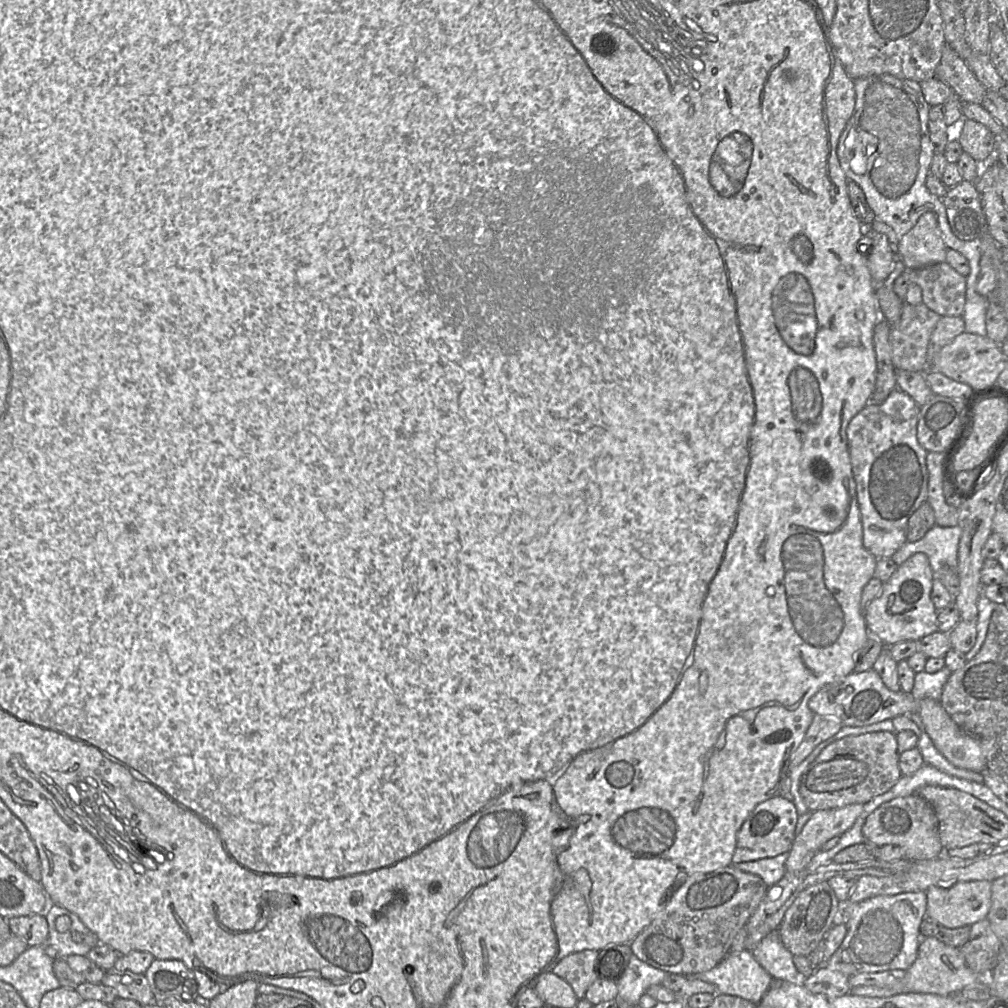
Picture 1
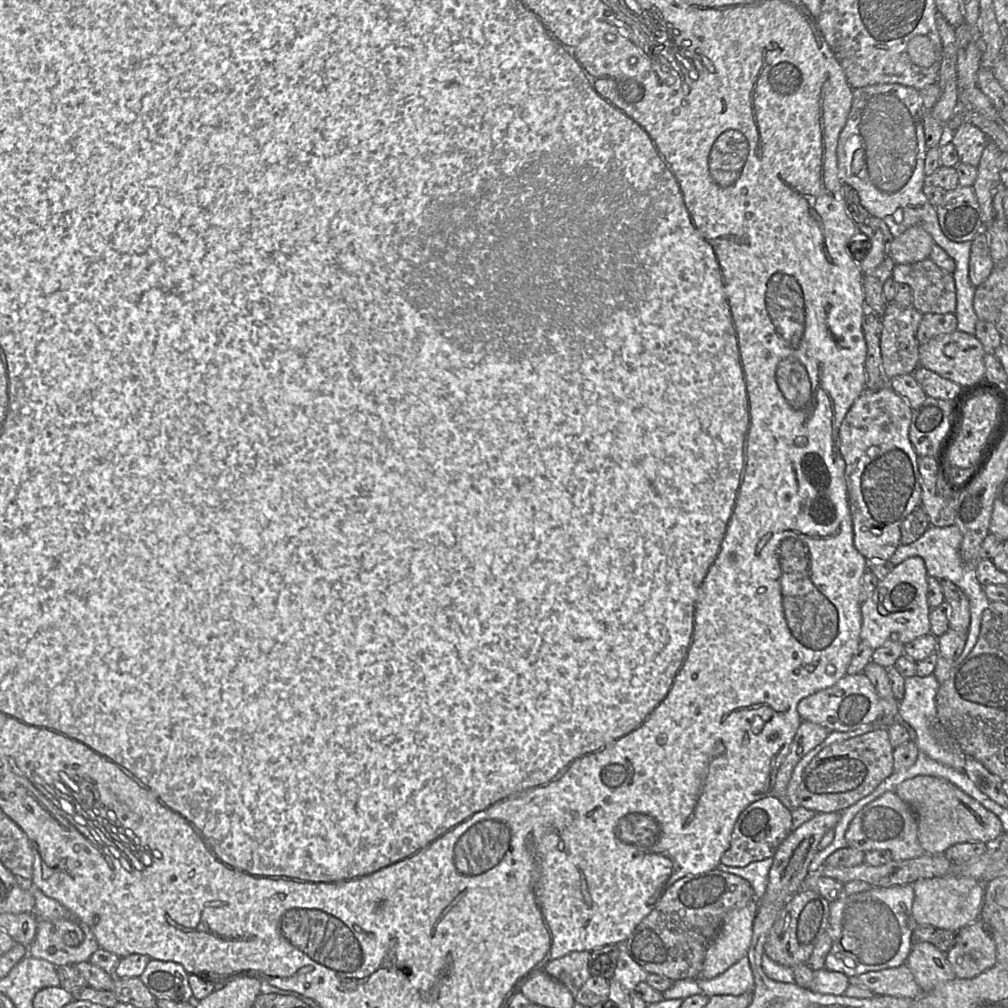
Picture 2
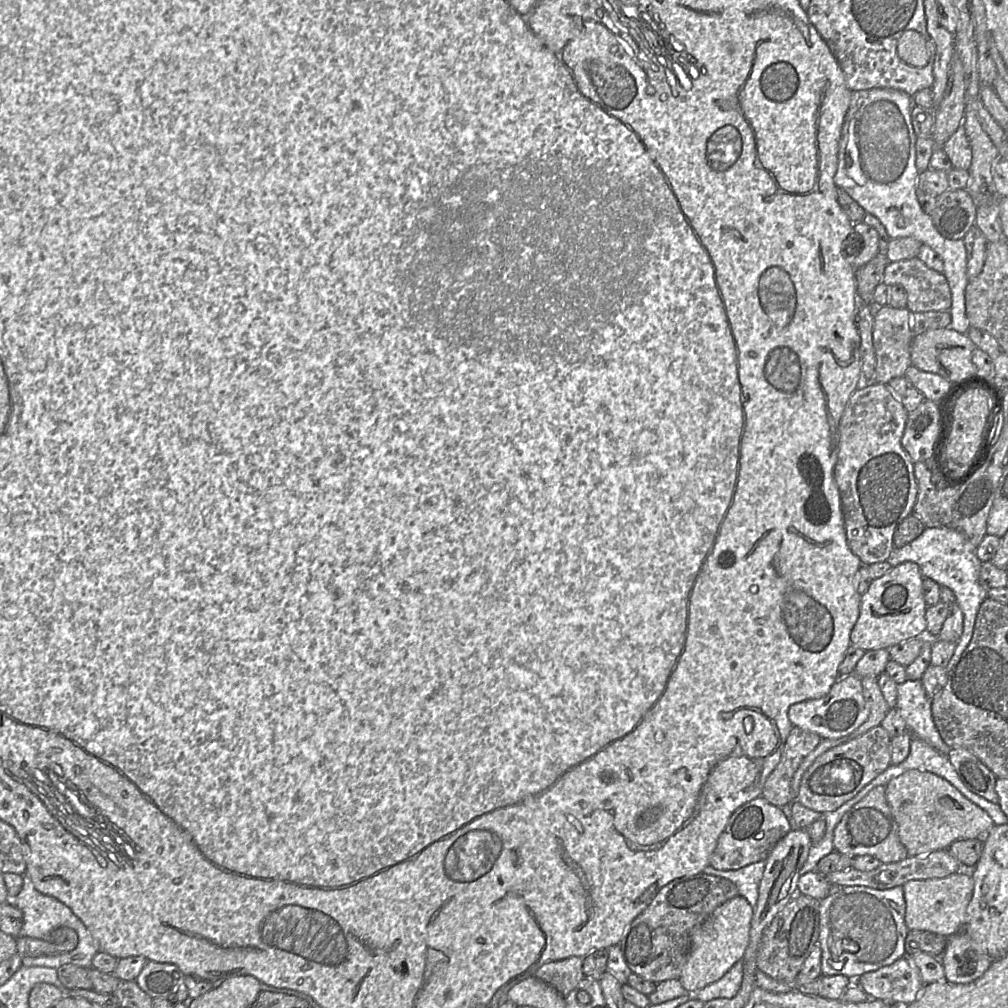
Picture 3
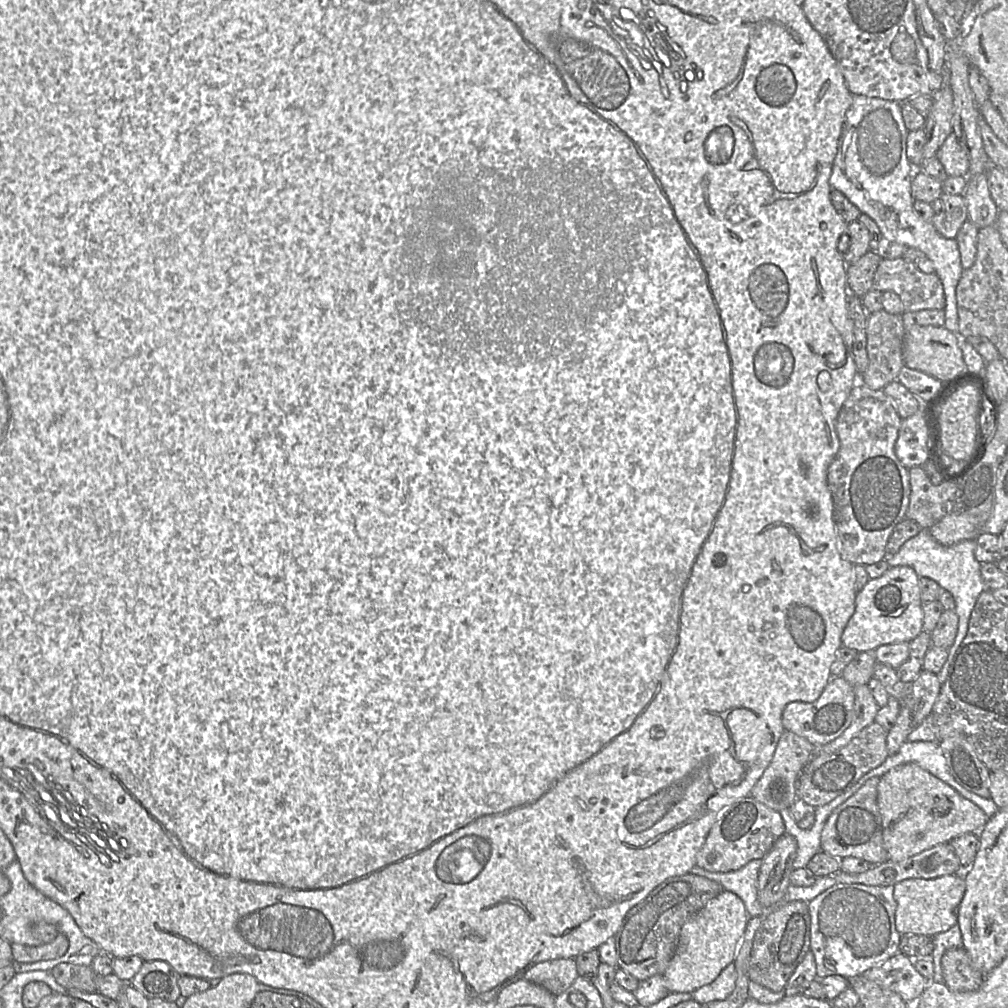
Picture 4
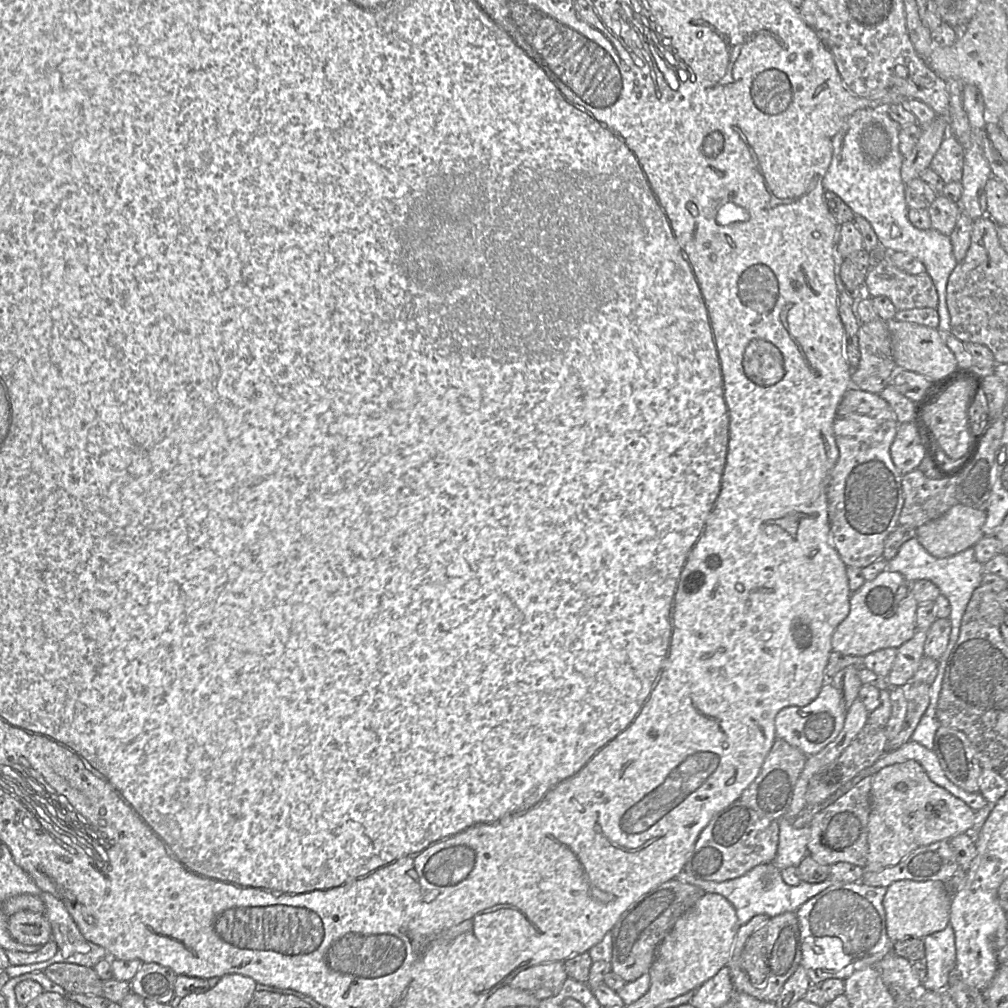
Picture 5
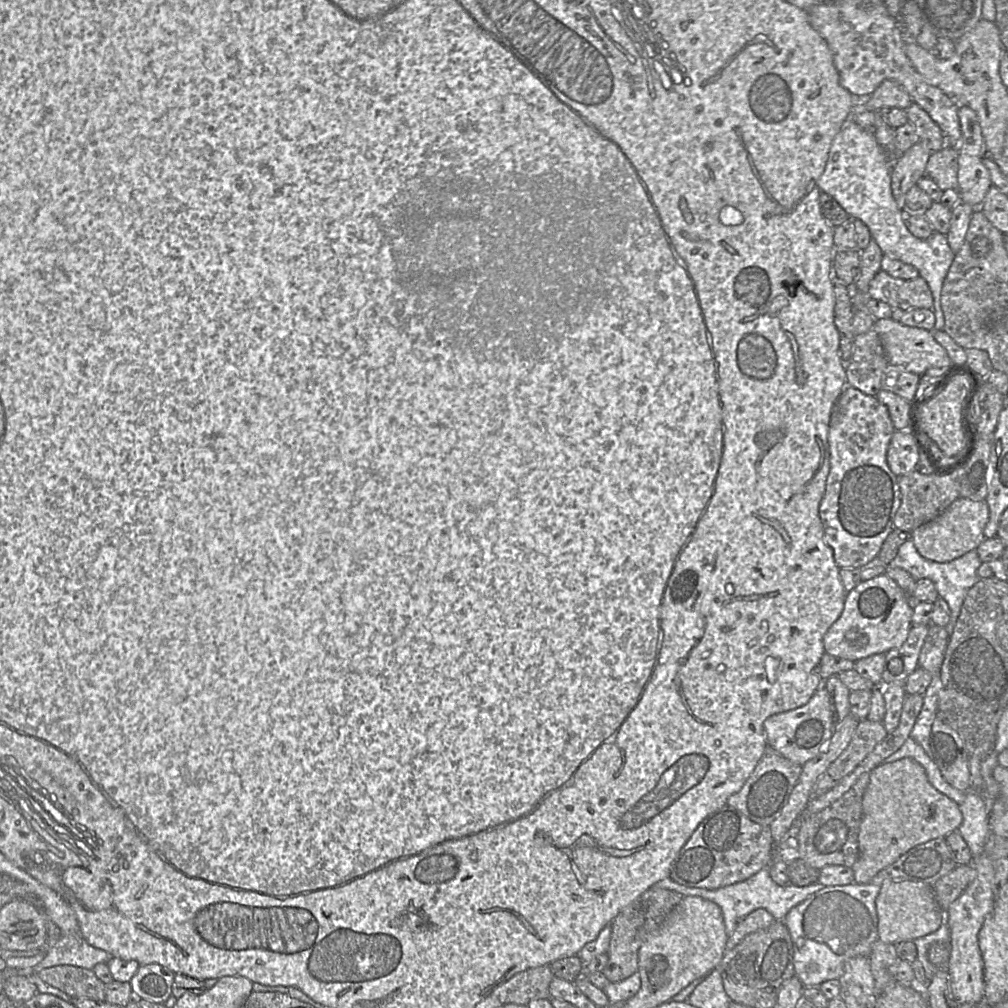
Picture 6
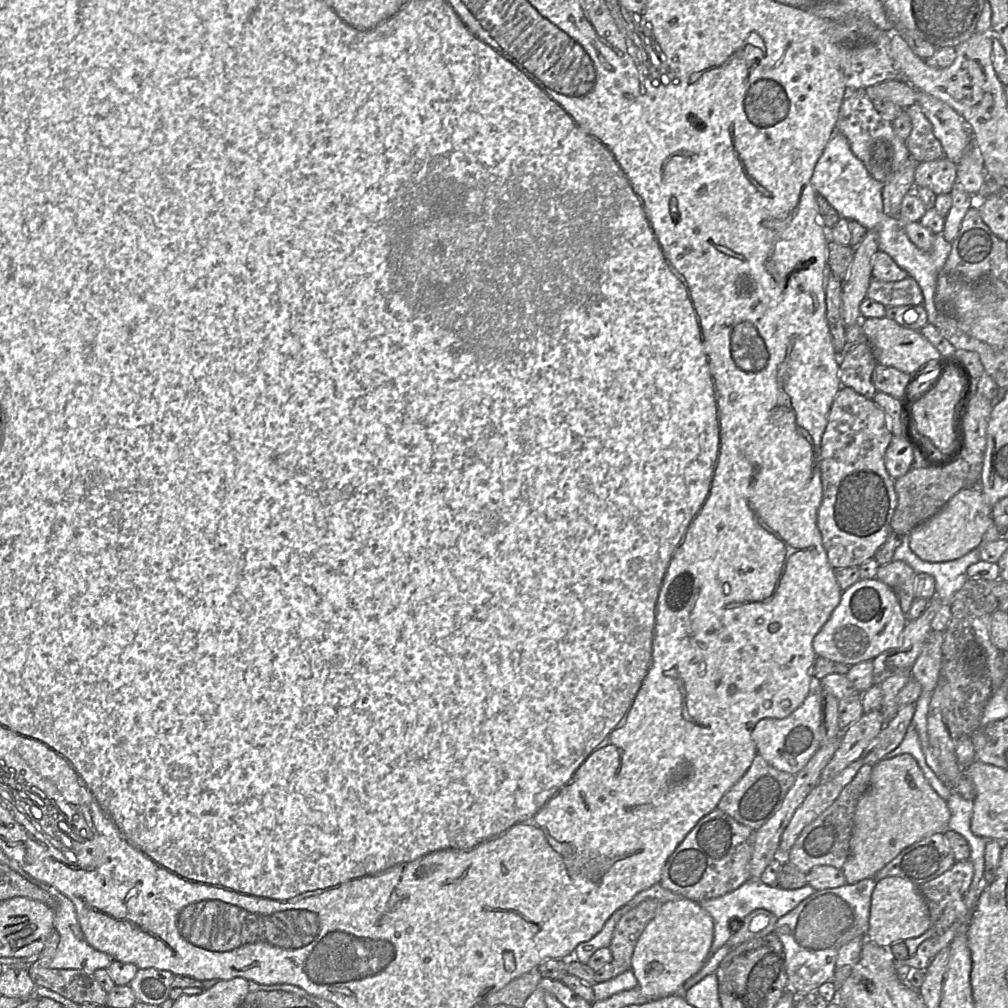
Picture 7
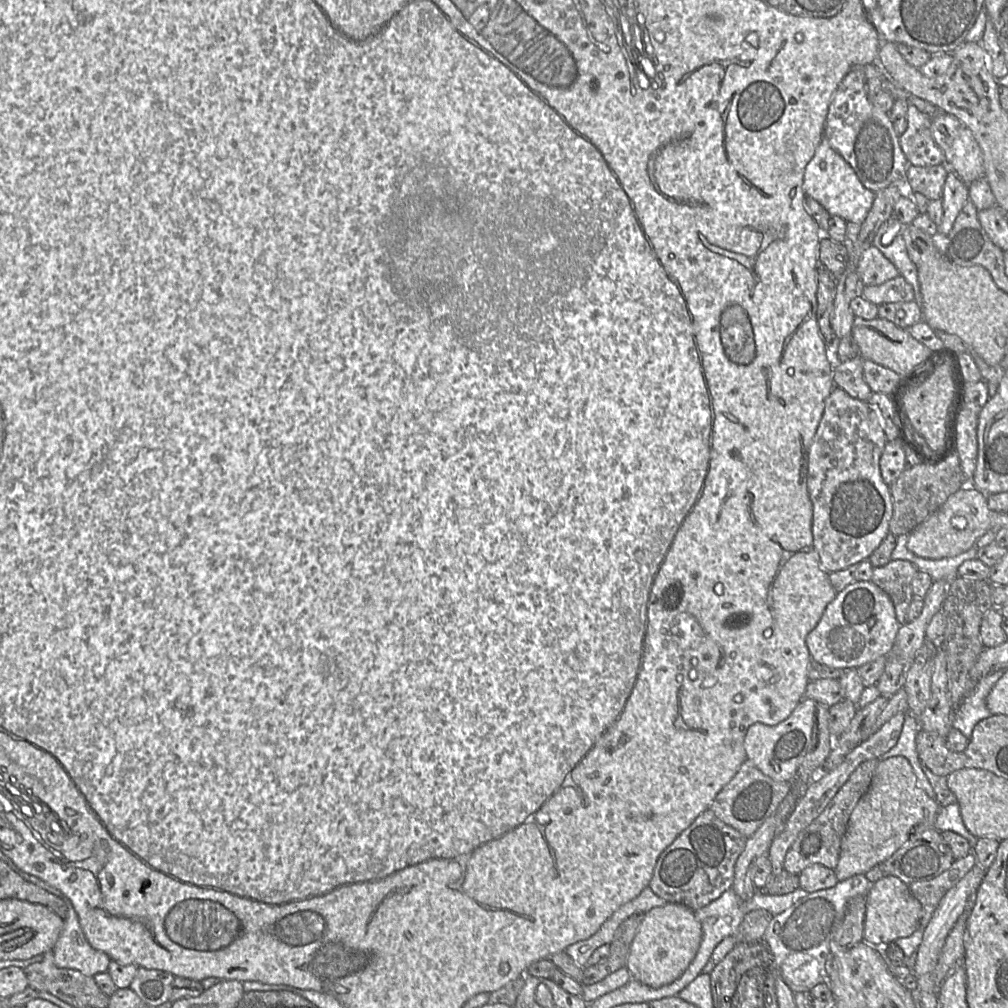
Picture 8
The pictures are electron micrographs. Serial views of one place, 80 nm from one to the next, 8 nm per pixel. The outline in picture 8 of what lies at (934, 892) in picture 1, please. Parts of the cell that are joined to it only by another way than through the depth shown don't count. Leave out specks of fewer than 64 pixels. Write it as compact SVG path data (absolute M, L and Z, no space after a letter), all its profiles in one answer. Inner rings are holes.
M885 875L872 884L867 894L863 940L874 947L884 947L898 938L908 937L919 928L921 904L906 883L896 876Z

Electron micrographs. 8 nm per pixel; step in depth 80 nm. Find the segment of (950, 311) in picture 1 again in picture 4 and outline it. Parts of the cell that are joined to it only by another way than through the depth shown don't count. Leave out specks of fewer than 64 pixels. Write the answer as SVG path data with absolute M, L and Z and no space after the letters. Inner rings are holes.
M883 258L876 270L872 288L896 293L905 312L944 310L945 295L940 278L922 272L903 258Z

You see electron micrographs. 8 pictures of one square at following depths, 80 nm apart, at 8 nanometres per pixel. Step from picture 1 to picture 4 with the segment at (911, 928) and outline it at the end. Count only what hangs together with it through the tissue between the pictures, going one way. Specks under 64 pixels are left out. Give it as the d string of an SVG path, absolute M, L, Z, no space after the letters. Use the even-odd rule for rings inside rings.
M837 882L808 903L810 915L810 952L814 955L817 979L839 975L848 980L879 966L899 952L902 935L895 927L896 902L893 887Z

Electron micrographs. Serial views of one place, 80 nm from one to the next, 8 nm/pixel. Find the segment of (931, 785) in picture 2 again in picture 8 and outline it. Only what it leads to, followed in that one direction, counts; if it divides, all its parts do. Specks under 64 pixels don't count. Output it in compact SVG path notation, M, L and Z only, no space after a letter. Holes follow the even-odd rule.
M903 756L879 759L868 791L853 809L841 840L839 861L834 873L839 881L865 875L891 857L916 829L933 827L940 812L939 803L917 784L909 761Z

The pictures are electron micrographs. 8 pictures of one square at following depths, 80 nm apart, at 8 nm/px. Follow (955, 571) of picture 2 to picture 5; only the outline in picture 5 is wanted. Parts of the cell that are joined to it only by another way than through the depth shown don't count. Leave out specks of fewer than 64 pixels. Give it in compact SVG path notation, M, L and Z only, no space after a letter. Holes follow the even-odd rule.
M916 537L906 541L891 560L886 561L886 569L902 574L907 580L930 580L950 602L951 633L946 650L952 650L960 631L961 620L974 590L982 584L983 564L975 558L974 547L947 558L937 558L929 554Z

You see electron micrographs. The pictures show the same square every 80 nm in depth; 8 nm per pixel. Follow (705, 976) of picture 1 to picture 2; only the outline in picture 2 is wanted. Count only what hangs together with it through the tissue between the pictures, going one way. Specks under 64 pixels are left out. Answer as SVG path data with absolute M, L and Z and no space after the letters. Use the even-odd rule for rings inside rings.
M747 956L742 957L725 972L713 979L697 979L701 993L711 997L715 995L739 996L754 990L754 976Z

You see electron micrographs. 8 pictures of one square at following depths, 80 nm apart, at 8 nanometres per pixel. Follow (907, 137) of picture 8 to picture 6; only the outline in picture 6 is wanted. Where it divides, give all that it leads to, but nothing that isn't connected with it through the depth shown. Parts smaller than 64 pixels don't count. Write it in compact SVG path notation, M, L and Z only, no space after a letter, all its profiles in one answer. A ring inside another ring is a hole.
M914 102L905 110L909 122L915 127L918 141L925 144L932 153L941 150L945 146L943 133L929 114Z

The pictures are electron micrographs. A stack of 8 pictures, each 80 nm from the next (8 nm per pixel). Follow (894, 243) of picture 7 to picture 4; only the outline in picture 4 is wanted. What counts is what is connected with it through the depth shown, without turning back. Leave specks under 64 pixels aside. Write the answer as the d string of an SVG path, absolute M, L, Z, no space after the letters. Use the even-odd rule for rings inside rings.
M861 95L853 96L839 138L829 178L831 189L840 191L861 213L869 216L890 243L924 252L933 262L945 295L944 327L959 334L956 287L964 271L958 243L937 232L932 222L924 221L913 210L911 180L917 168L907 158L907 136L901 103Z

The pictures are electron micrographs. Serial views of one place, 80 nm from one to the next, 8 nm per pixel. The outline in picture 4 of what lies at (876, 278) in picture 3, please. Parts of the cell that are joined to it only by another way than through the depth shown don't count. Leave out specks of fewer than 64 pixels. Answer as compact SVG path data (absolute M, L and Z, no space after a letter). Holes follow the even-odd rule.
M869 250L856 262L847 265L847 287L851 296L862 298L871 288L882 253Z

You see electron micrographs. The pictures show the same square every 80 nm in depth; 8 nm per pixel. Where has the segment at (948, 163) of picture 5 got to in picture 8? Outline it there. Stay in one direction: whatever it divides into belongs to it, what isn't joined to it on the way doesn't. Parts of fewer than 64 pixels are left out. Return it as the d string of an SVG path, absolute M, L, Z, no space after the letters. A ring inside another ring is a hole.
M946 164L933 166L909 165L906 173L908 193L921 193L929 200L941 199L943 186L950 168Z

